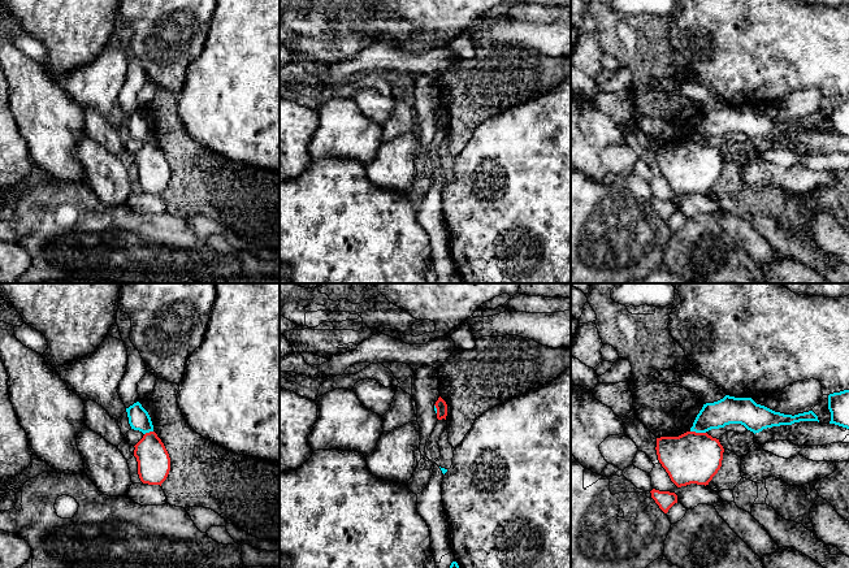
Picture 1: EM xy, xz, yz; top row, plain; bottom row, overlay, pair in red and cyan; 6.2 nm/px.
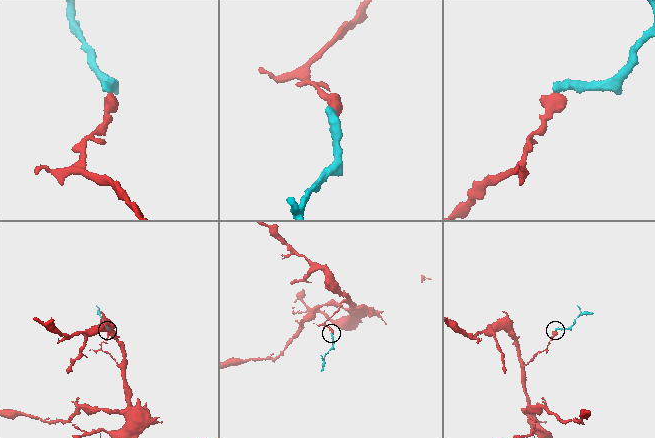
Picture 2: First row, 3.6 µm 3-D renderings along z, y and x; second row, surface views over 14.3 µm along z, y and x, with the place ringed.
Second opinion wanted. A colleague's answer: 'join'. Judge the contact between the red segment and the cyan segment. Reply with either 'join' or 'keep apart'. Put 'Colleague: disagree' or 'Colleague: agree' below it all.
keep apart
Colleague: disagree

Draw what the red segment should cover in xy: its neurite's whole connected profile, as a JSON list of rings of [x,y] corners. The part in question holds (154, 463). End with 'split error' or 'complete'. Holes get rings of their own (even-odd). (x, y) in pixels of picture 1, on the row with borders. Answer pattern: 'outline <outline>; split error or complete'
outline [[[150,432],[134,447],[140,481],[161,486],[170,471],[170,458],[161,439]]]; complete

